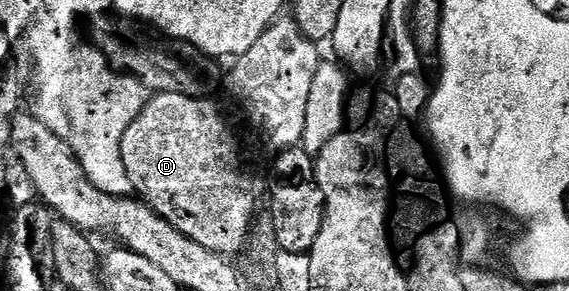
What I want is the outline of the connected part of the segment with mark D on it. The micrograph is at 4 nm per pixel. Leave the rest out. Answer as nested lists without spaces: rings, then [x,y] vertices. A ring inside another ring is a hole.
[[[277,18],[276,22],[262,33],[262,37],[258,37],[258,41],[254,41],[254,45],[250,45],[250,49],[246,49],[246,53],[240,56],[234,71],[226,76],[228,88],[224,91],[224,100],[221,103],[215,103],[212,99],[200,99],[204,97],[197,97],[196,95],[183,95],[177,91],[161,91],[149,98],[147,105],[142,109],[142,113],[138,113],[138,117],[134,117],[134,121],[130,121],[130,127],[126,129],[126,133],[122,137],[120,145],[122,165],[126,167],[126,177],[130,179],[133,192],[143,202],[147,203],[157,215],[161,215],[175,231],[182,233],[190,241],[202,245],[203,249],[208,249],[223,257],[239,256],[248,240],[254,216],[258,211],[256,209],[256,179],[248,172],[248,166],[255,159],[262,158],[263,155],[269,154],[268,156],[271,156],[273,153],[287,151],[288,148],[297,146],[304,138],[306,103],[310,101],[310,89],[314,86],[314,75],[318,73],[322,56],[320,56],[319,49],[316,48],[319,46],[313,40],[305,37],[295,18],[284,18]]]

